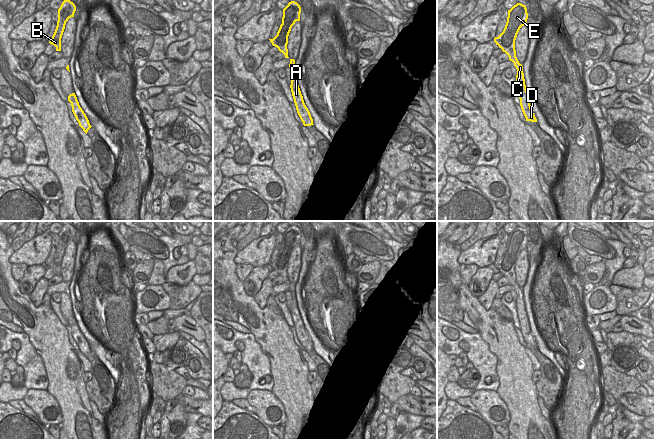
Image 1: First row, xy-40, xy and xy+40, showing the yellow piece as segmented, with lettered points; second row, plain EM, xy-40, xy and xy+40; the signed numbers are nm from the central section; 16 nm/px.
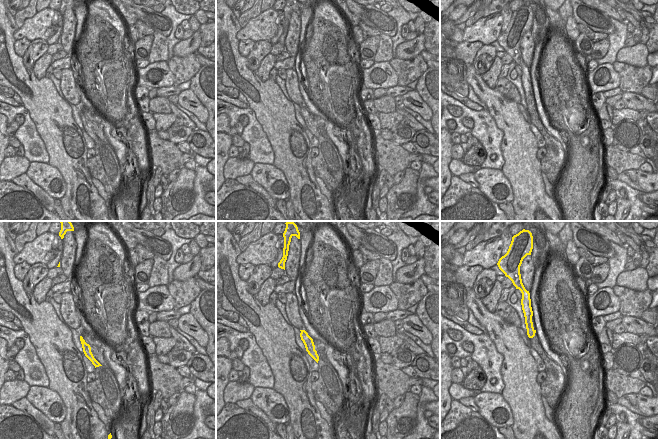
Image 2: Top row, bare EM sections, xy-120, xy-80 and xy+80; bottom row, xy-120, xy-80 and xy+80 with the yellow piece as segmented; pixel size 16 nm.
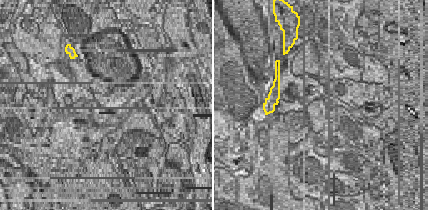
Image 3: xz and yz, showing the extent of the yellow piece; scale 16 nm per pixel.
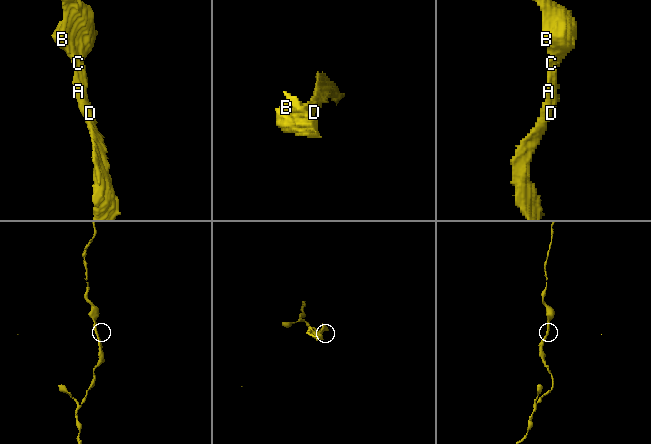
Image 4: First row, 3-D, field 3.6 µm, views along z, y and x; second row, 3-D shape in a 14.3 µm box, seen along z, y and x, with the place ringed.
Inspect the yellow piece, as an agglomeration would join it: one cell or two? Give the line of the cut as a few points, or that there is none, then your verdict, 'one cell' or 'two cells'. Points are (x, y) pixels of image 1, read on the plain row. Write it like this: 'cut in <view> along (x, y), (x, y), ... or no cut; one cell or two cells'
no cut; one cell

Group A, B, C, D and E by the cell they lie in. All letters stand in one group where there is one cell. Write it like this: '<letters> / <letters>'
A B C D E

